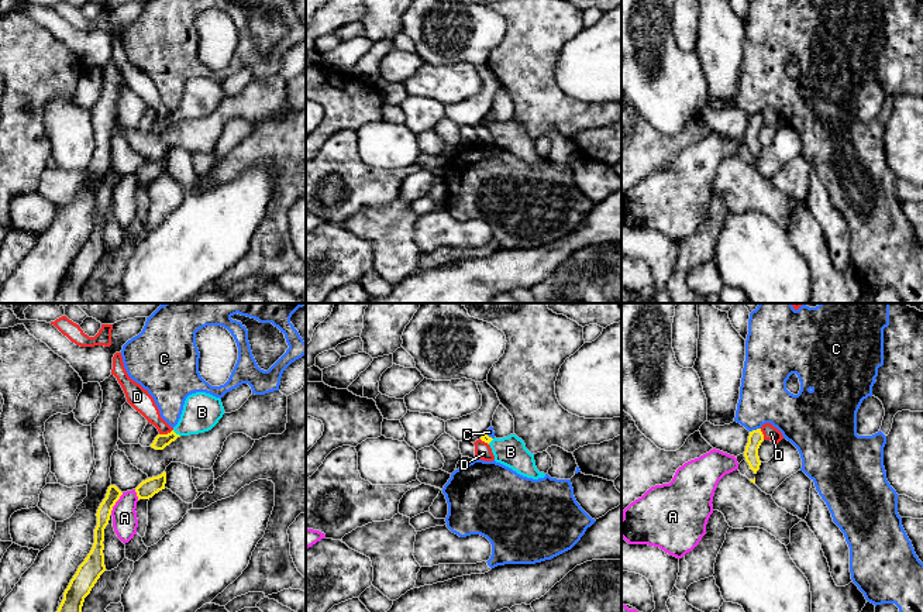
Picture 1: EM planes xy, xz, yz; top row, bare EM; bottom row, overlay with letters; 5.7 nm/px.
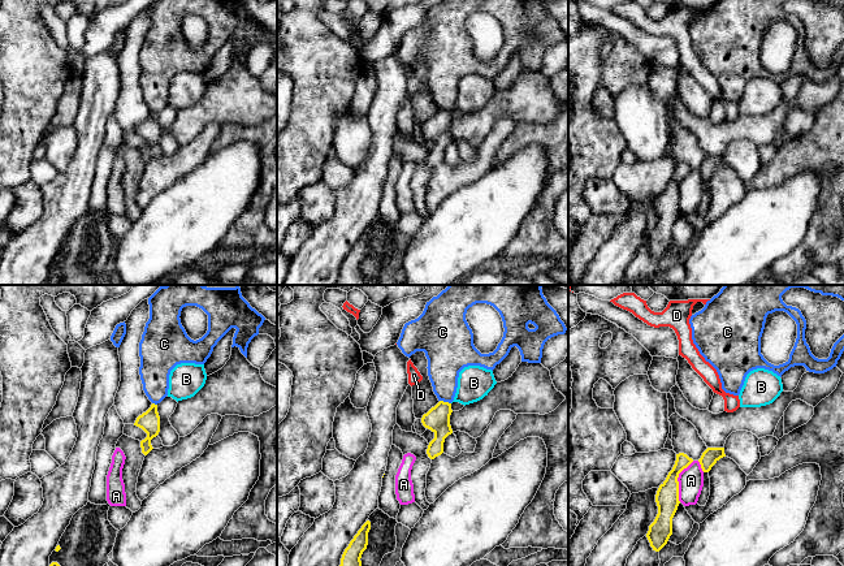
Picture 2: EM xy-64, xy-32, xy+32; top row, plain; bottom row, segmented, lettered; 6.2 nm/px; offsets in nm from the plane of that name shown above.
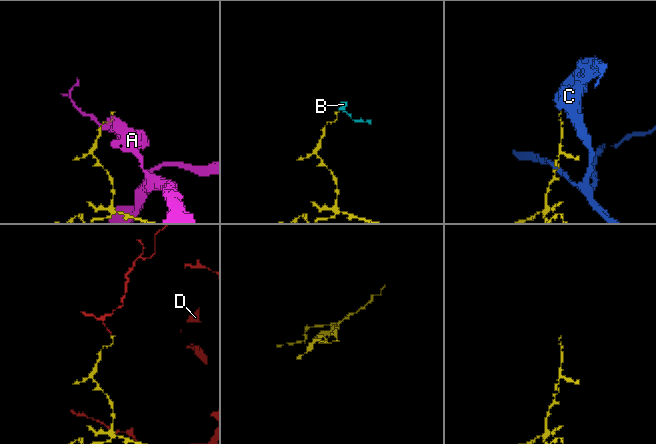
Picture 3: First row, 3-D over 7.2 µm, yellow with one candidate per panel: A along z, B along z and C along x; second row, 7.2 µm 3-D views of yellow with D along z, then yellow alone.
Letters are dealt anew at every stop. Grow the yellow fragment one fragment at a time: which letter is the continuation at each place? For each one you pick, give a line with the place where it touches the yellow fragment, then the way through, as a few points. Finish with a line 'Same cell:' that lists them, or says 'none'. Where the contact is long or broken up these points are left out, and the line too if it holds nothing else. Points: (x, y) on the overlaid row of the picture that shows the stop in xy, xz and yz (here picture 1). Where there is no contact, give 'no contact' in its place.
B: xy (175, 433) | across xy (161, 440), (175, 433), (202, 412)
Same cell: B

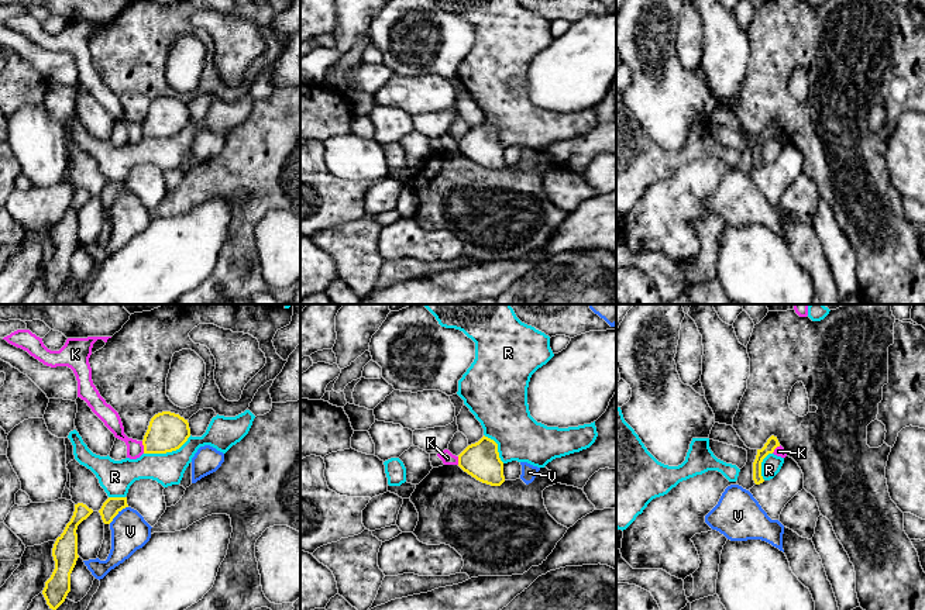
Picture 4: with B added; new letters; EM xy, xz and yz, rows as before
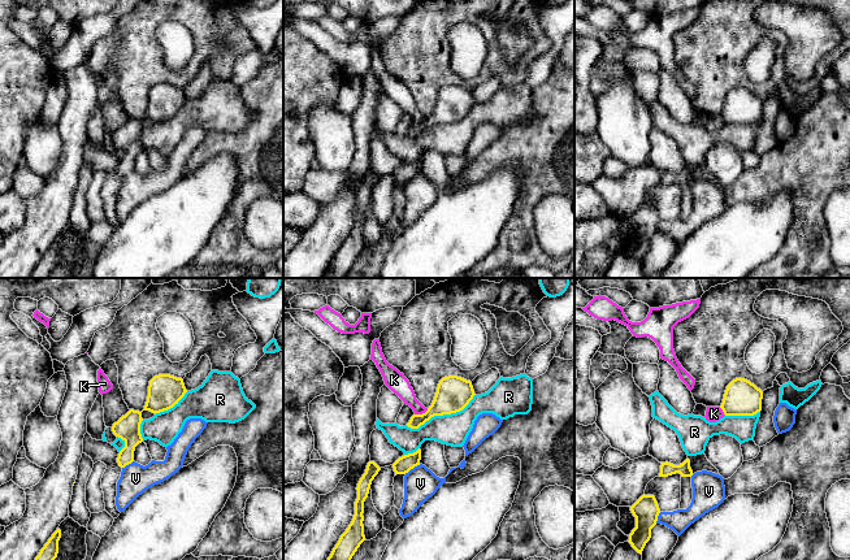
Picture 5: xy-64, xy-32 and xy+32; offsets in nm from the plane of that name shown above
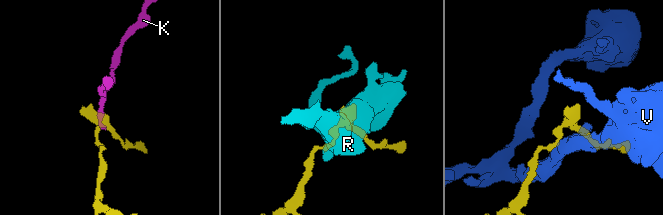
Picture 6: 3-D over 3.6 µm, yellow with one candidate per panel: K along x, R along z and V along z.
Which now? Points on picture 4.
Same cell: none

